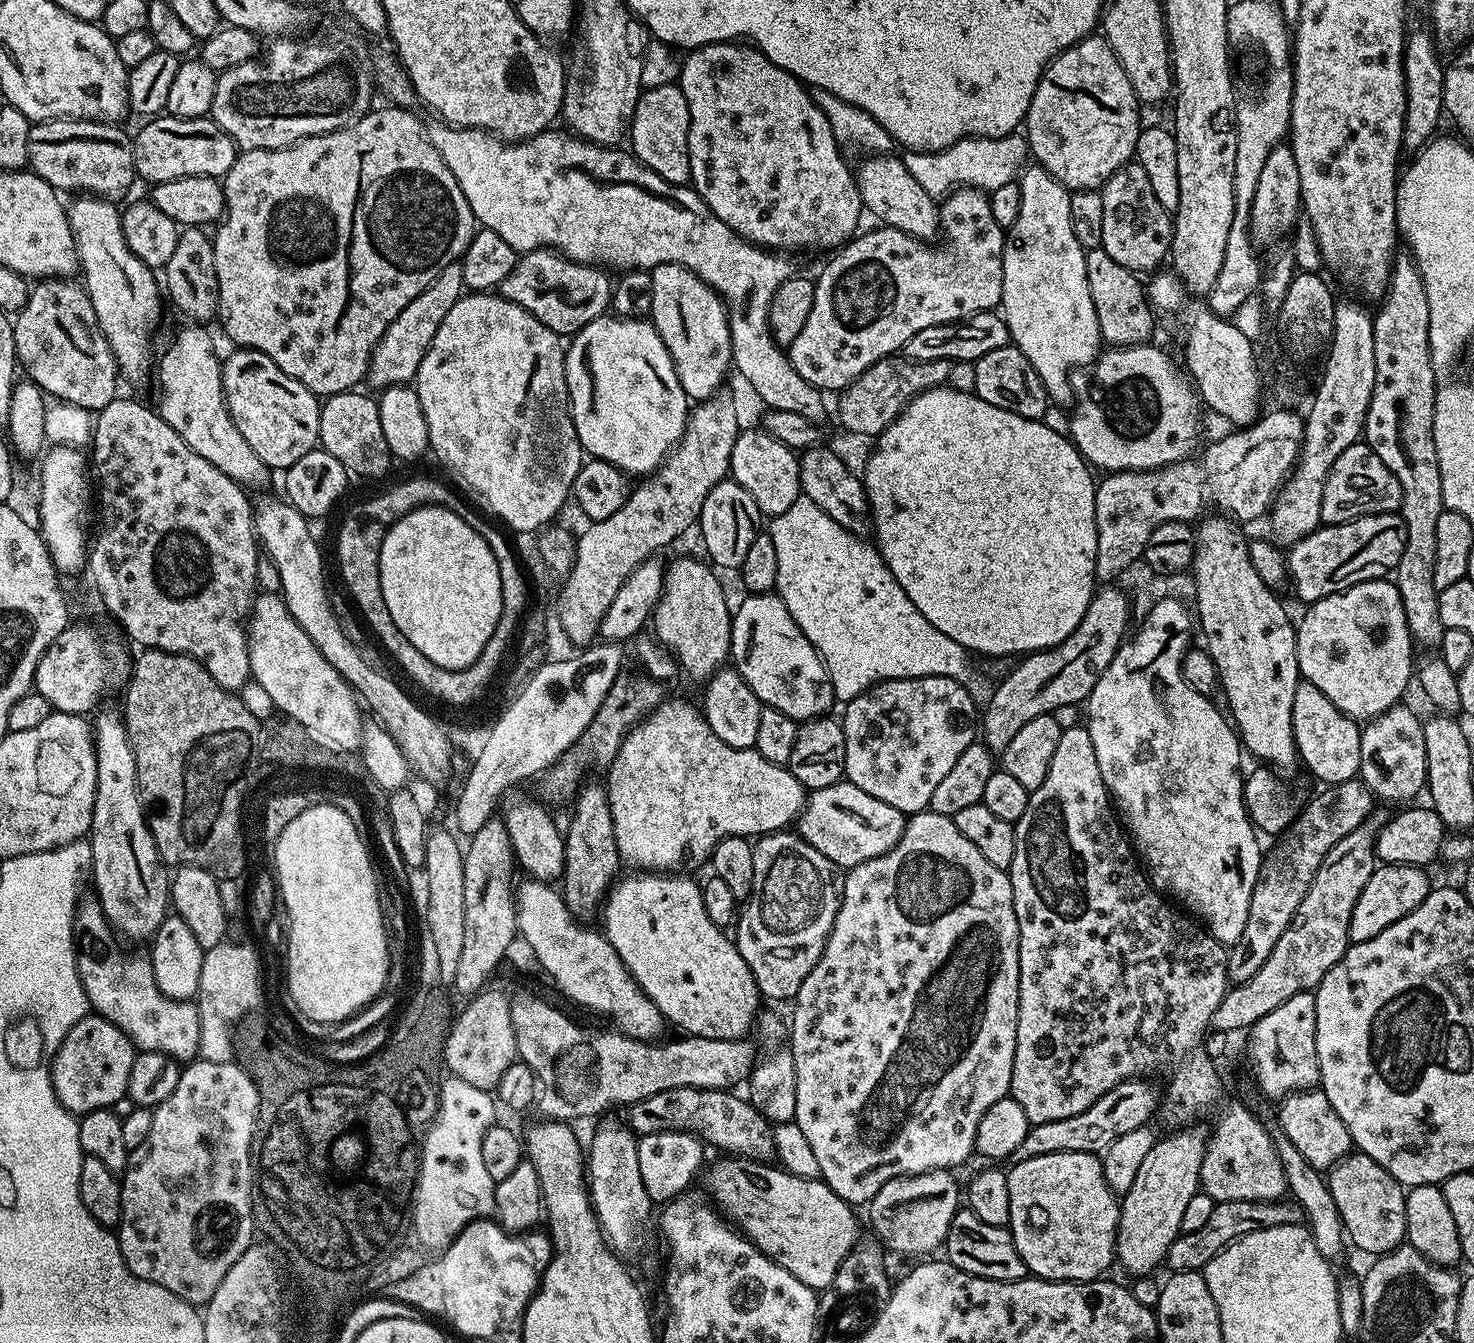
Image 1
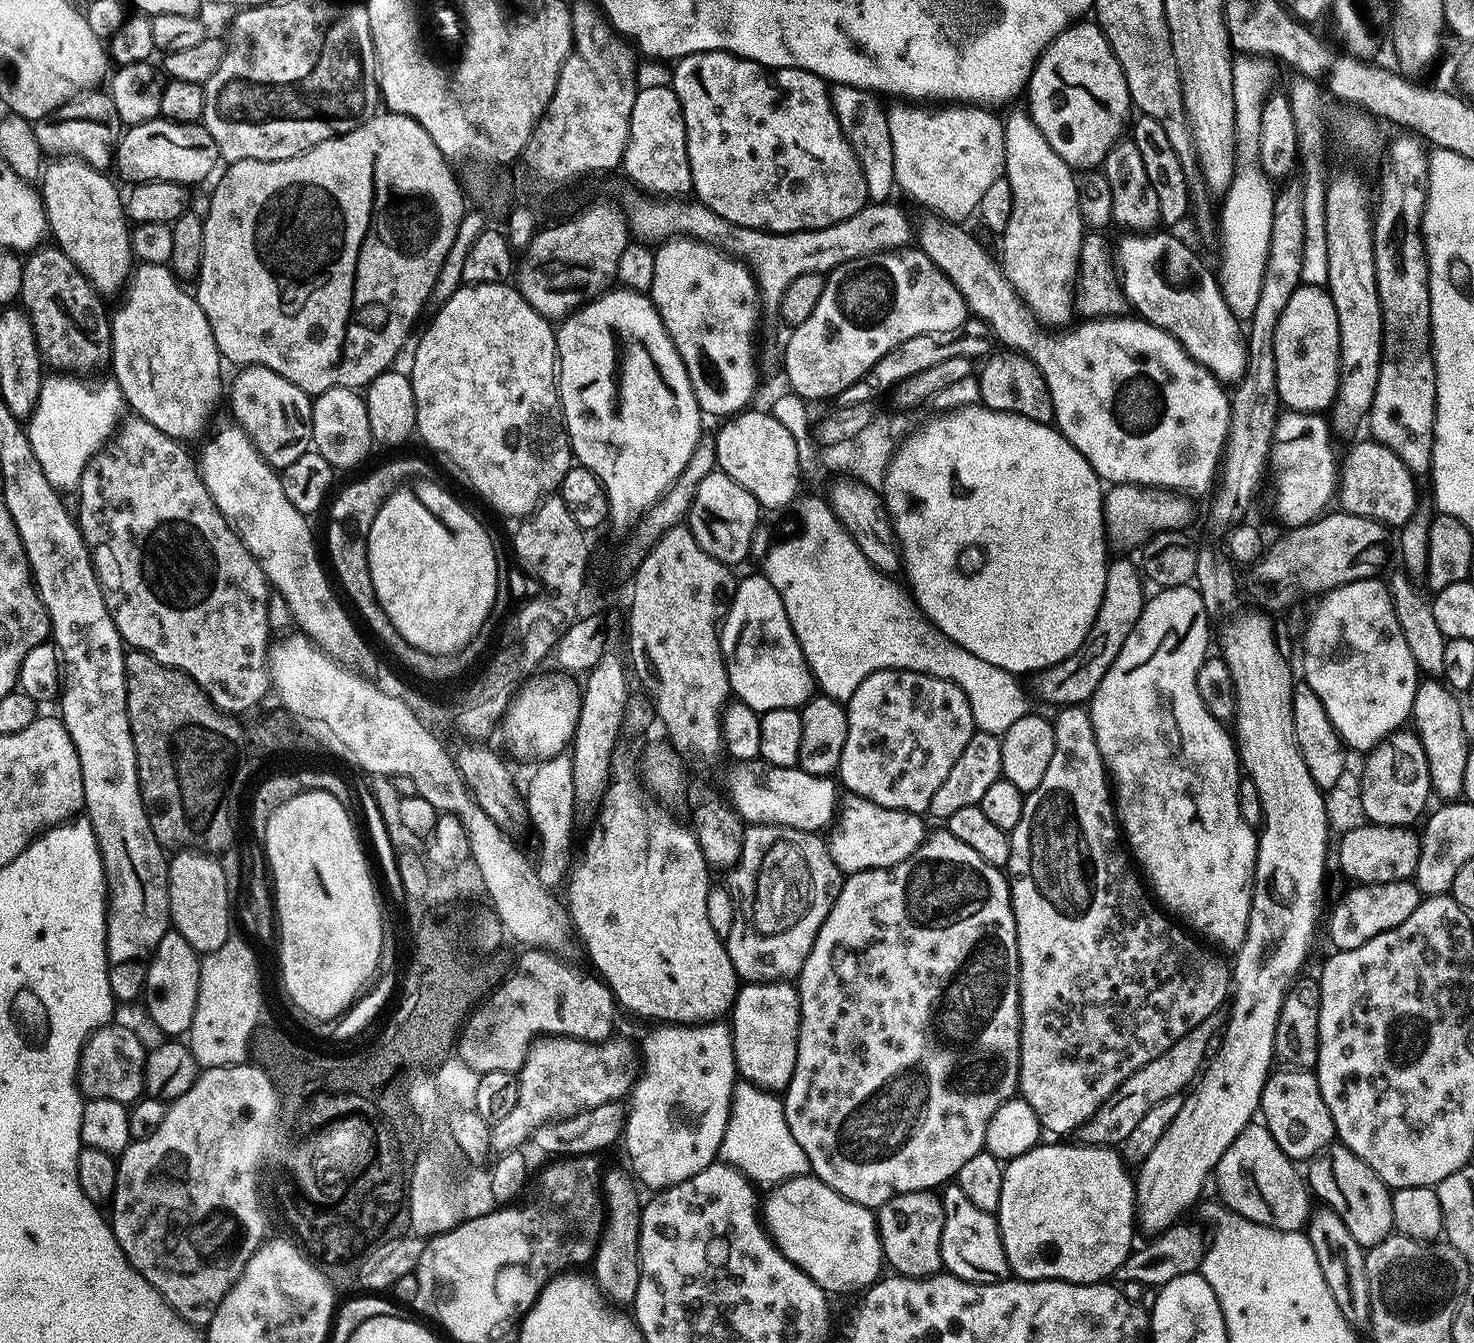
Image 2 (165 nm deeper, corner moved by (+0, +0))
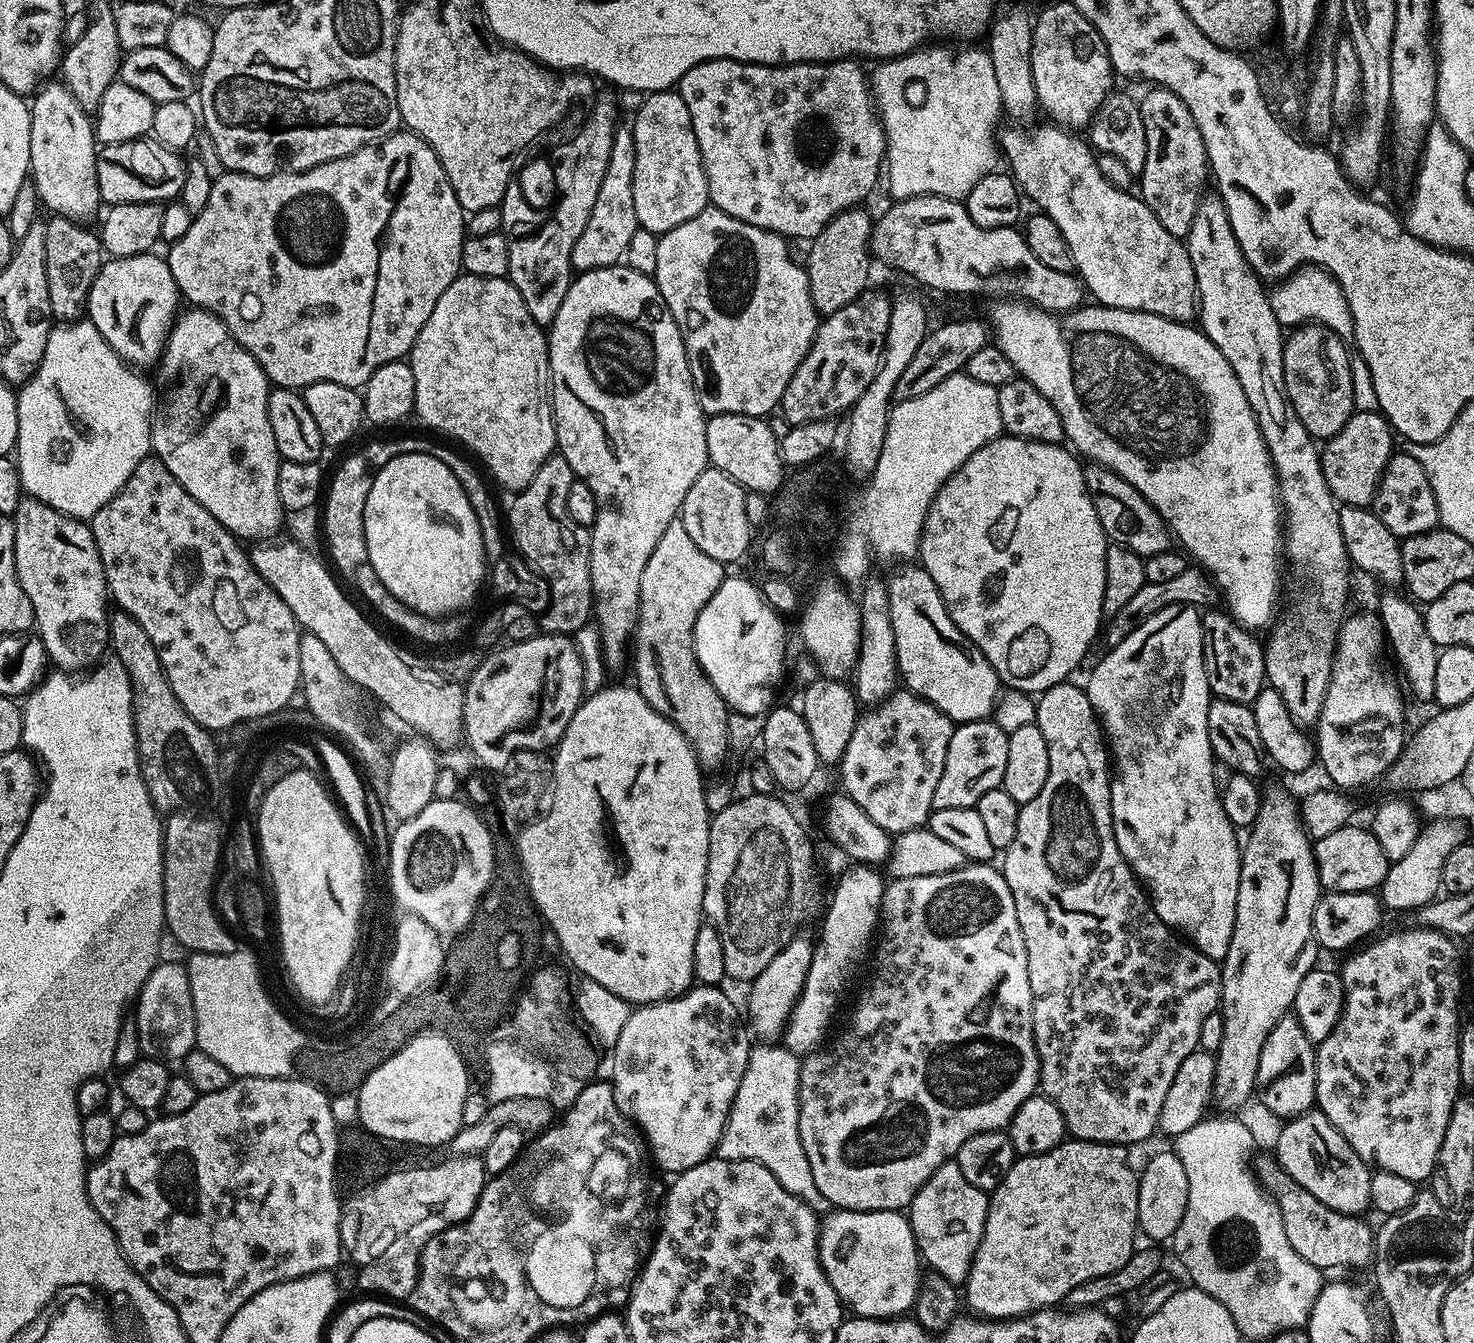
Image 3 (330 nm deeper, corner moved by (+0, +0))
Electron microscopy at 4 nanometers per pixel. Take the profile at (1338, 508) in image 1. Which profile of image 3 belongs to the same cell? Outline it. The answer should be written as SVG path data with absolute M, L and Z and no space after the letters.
M1397 451L1388 460L1380 475L1376 495L1372 497L1370 508L1397 538L1417 536L1431 532L1440 524L1440 511L1436 505L1437 489L1428 481L1428 472L1408 452Z

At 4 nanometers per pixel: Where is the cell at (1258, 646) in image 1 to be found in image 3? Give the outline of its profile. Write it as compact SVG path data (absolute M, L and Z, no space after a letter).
M1276 788L1272 793L1265 795L1260 801L1258 818L1247 833L1248 841L1245 839L1242 844L1242 855L1240 858L1240 881L1238 882L1238 902L1236 903L1236 917L1234 918L1234 934L1230 938L1230 950L1226 950L1226 958L1222 962L1222 1015L1224 1017L1224 1042L1223 1045L1215 1049L1216 1072L1213 1074L1212 1089L1214 1091L1214 1104L1220 1108L1225 1108L1225 1113L1232 1114L1235 1108L1240 1108L1248 1099L1253 1099L1258 1085L1256 1075L1258 1074L1258 1062L1264 1049L1264 1043L1268 1041L1268 1036L1274 1030L1278 1021L1286 1015L1294 1002L1294 994L1298 994L1298 982L1308 973L1307 963L1296 965L1296 959L1304 952L1308 940L1313 939L1312 919L1316 910L1316 903L1320 901L1322 889L1320 887L1320 874L1316 869L1316 853L1310 833L1302 819L1302 808L1296 800L1284 788Z

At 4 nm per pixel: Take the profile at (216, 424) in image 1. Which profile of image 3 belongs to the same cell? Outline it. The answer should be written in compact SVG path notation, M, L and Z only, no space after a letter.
M145 254L143 256L117 256L115 258L109 259L107 262L109 264L101 263L99 265L96 277L92 283L92 290L88 295L88 307L86 309L87 319L91 320L93 326L97 328L102 334L102 338L107 344L109 344L112 349L119 354L120 359L128 366L135 366L144 368L147 364L152 364L161 359L162 356L162 346L167 345L168 338L171 336L174 325L177 323L178 314L176 316L176 311L179 310L180 304L182 305L182 297L180 294L180 287L174 282L174 274L170 270L167 259L163 255L156 256L157 254Z

